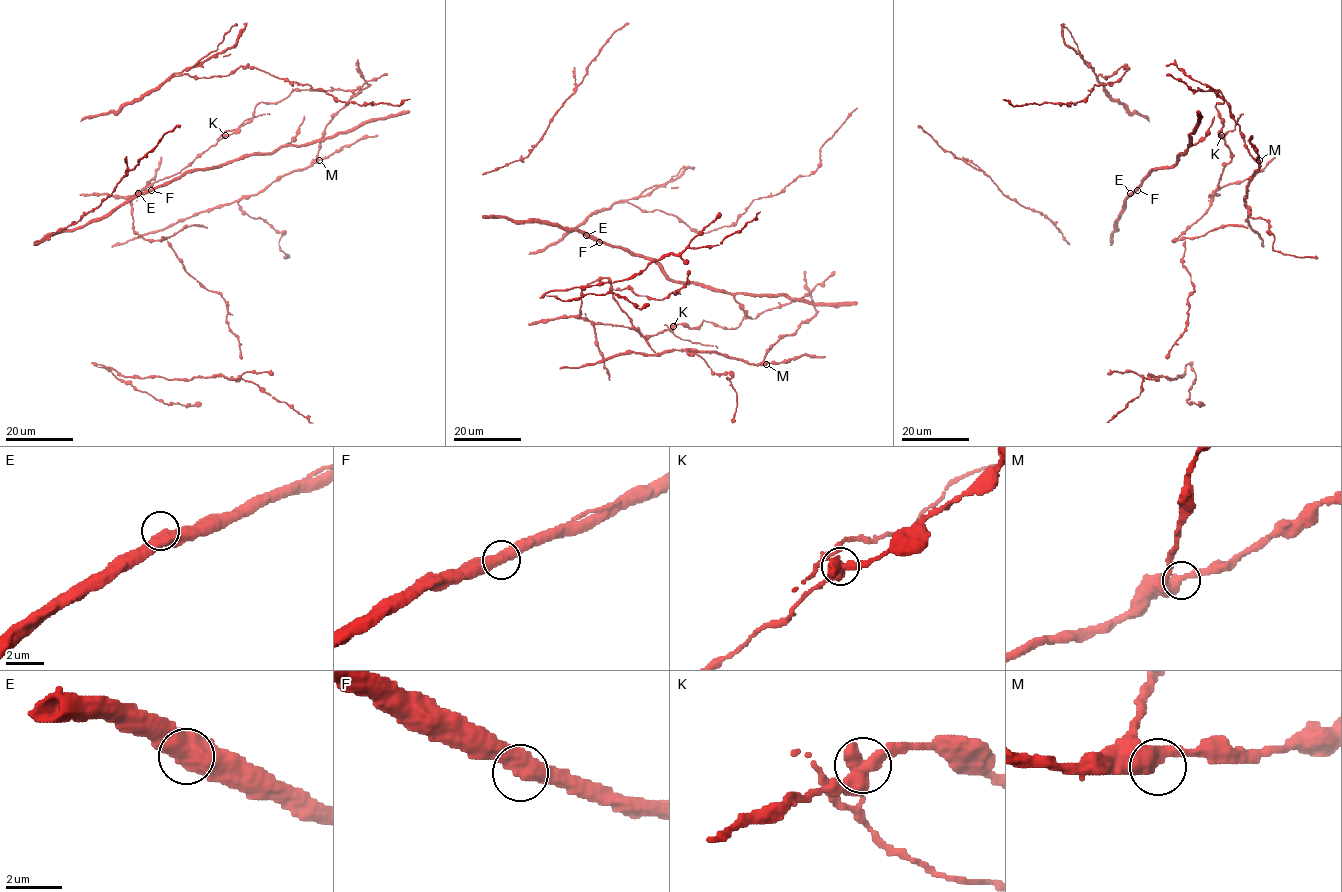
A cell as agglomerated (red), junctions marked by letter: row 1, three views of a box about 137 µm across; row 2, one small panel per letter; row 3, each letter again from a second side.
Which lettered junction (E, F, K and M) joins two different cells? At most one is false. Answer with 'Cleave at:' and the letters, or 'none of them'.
Cleave at: K

